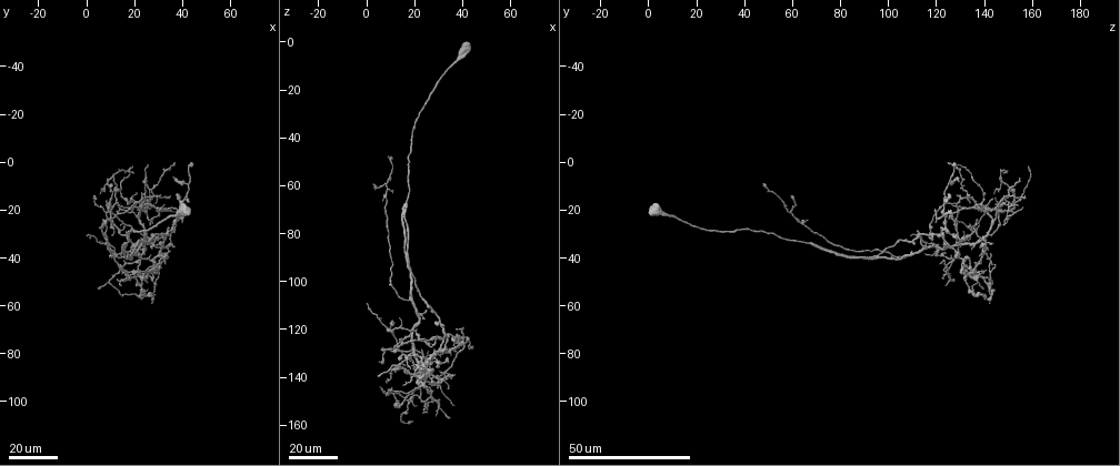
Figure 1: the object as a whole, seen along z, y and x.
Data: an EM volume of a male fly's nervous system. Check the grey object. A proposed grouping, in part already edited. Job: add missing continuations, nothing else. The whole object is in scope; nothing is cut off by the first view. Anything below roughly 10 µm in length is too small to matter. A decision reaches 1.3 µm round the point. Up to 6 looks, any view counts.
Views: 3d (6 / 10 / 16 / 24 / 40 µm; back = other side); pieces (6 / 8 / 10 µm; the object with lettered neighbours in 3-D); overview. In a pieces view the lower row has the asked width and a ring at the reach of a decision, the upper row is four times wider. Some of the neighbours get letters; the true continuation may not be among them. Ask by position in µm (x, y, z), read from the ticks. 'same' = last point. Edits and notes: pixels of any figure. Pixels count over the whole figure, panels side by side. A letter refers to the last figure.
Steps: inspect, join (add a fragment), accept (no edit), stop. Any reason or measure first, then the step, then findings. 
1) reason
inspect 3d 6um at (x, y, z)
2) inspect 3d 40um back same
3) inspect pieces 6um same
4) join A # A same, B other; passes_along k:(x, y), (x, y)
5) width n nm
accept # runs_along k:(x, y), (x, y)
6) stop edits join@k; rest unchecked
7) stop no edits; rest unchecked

inspect 3d 40um at (5, 53, 140)

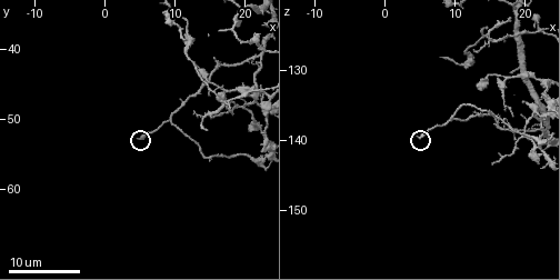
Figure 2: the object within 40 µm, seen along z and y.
inspect 3d 6um at (4.5, 52.5, 140.0)

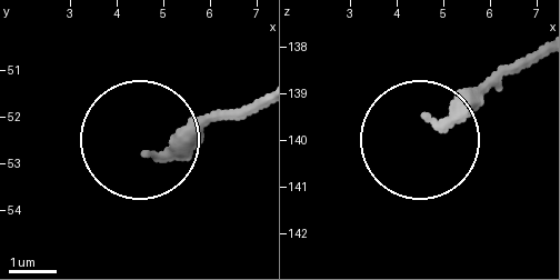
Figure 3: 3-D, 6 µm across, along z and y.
inspect pieces 6um at (4.80, 52.90, 139.55)

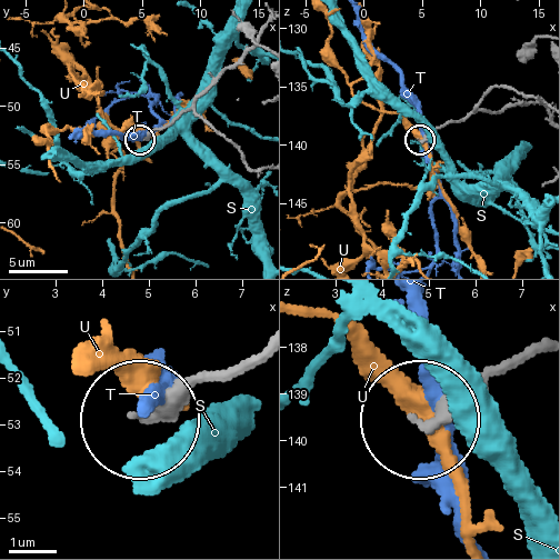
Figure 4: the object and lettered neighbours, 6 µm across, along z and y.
width 210 nm
accept # S other, T other, U other; none of them fits

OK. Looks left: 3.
an open end
inspect 3d 24um at (18.0, 49.0, 123.0)

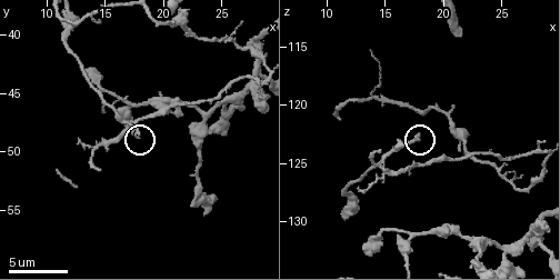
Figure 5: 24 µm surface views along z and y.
inspect pieces 6um at (17.6, 48.8, 122.8)

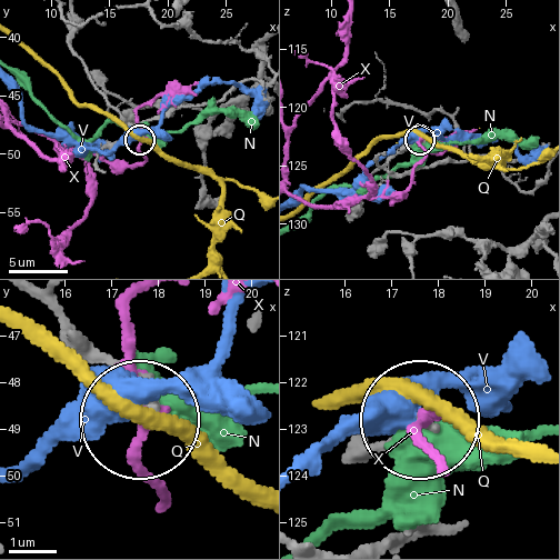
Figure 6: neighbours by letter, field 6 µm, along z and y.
width 180 nm
accept # N other, Q other, V other, X other; runs_along 6:(71, 20), (71, 47), (89, 79), (140, 138); none of them fits

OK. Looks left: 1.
stop no edits; rest unchecked

